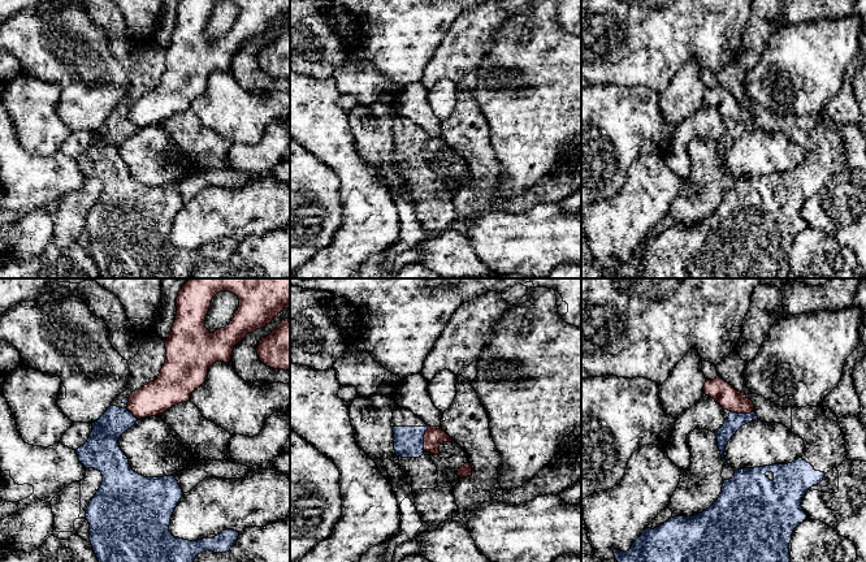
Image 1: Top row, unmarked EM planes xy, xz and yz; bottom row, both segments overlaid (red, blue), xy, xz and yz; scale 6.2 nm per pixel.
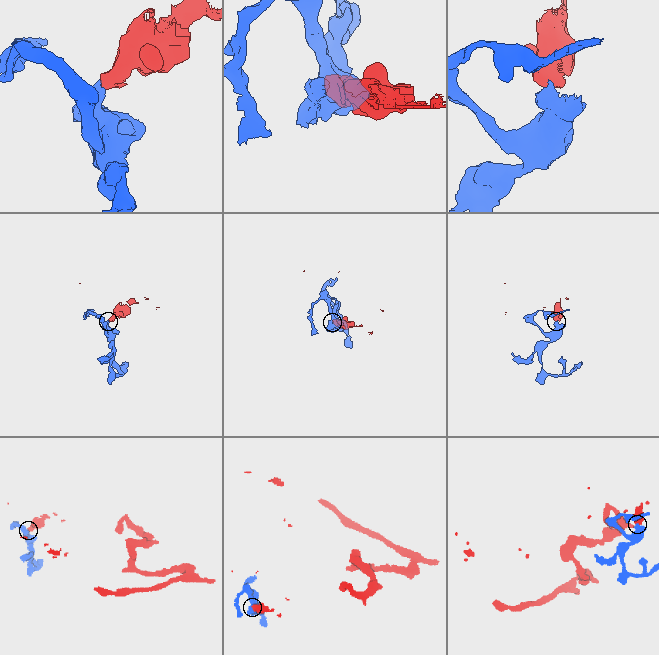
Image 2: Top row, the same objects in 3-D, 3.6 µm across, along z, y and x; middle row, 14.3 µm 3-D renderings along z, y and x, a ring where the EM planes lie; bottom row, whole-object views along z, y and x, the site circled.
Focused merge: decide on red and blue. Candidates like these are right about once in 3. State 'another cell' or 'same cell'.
another cell

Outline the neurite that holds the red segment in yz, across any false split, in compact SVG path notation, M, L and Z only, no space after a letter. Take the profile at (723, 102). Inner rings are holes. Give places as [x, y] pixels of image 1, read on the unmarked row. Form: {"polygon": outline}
{"polygon": "M719 85L714 88L706 88L703 100L706 104L714 107L724 118L737 122L750 122L754 118L753 111L745 101L736 99Z"}

